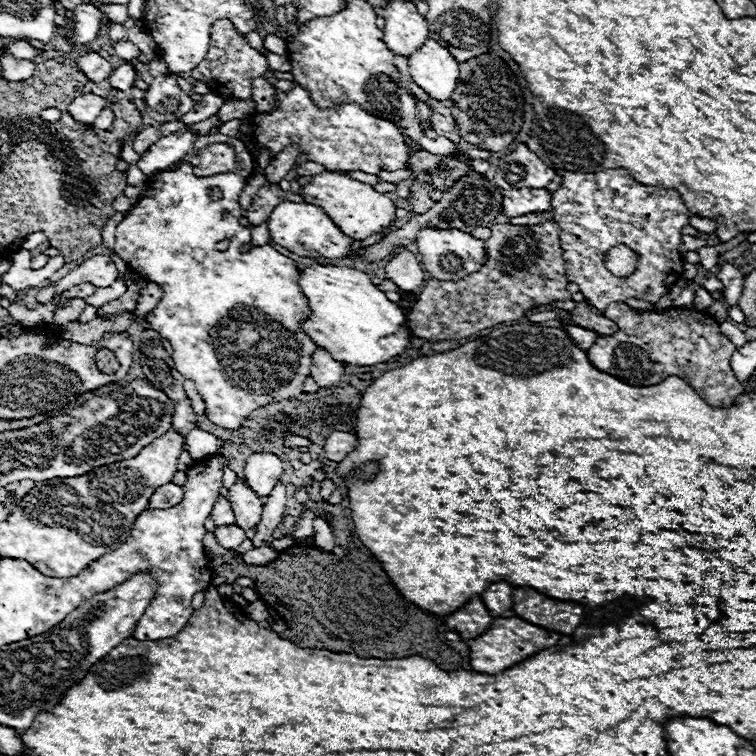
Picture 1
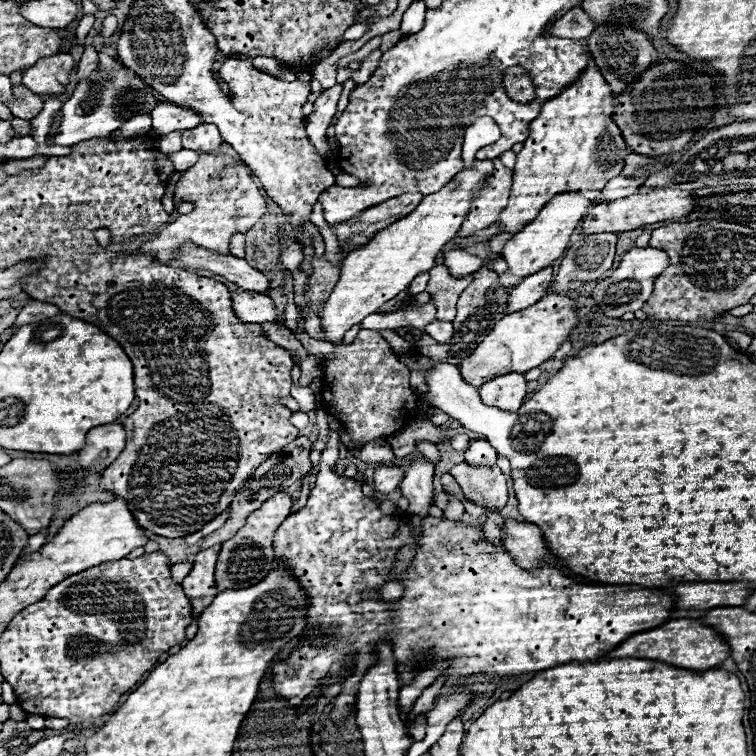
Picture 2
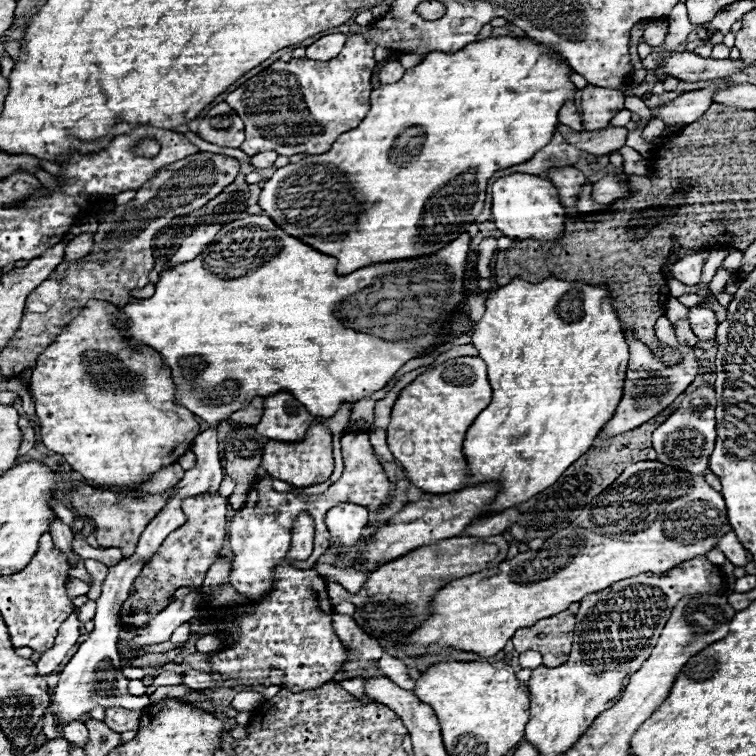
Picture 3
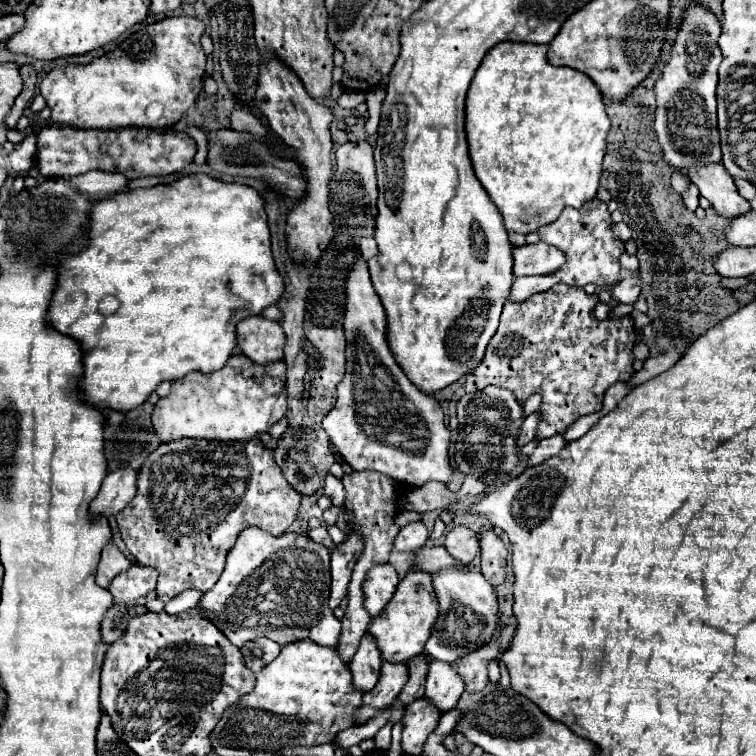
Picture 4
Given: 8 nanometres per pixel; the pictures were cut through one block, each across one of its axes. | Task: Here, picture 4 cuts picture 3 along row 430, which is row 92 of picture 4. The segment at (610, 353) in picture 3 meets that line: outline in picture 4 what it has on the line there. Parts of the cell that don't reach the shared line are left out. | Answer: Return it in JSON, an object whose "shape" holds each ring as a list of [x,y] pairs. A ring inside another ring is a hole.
{"shape":[[[504,42],[494,46],[484,56],[466,94],[464,130],[472,168],[502,214],[508,232],[536,232],[536,228],[556,220],[566,206],[580,208],[592,200],[600,186],[604,144],[610,128],[600,90],[576,70],[550,66],[546,52],[548,46],[542,44]]]}

